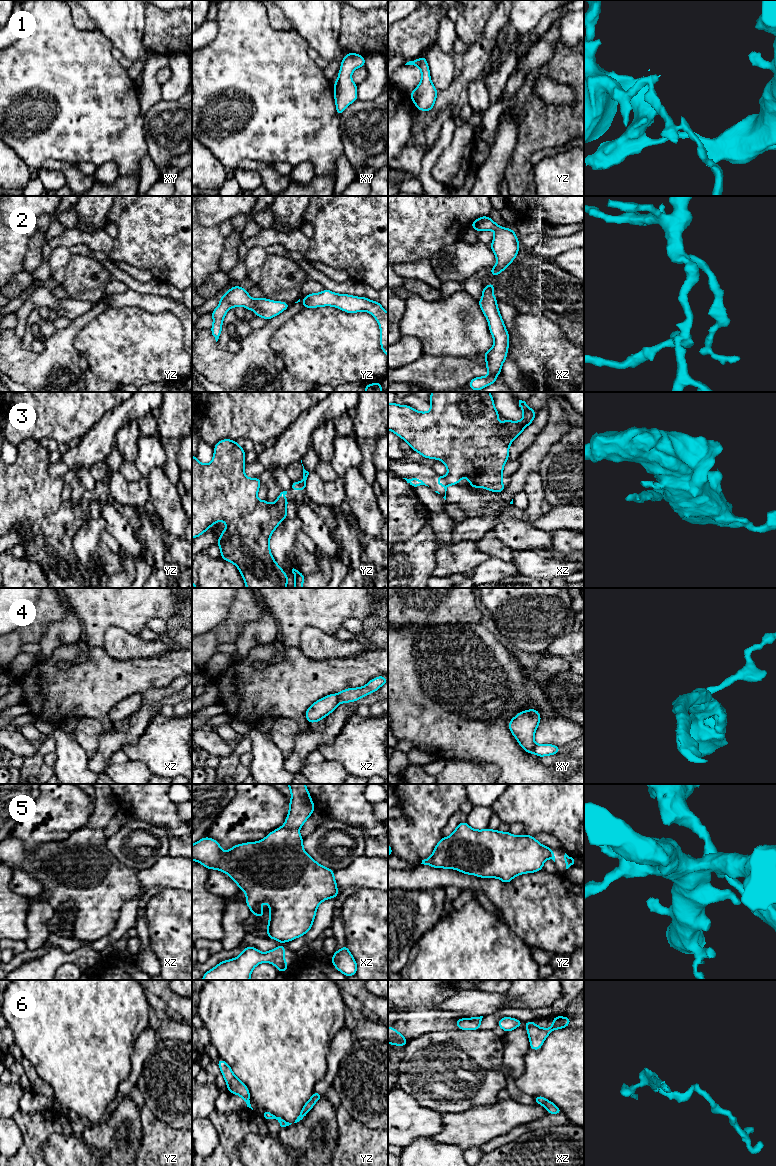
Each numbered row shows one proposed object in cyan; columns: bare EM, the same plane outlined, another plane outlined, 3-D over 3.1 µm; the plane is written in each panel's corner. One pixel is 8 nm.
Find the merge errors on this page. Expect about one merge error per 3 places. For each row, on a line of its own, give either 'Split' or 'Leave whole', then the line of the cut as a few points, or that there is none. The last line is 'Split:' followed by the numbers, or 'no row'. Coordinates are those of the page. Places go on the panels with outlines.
1: Leave whole. No split
2: Leave whole. No split
3: Split. Split along yz (278, 497), (285, 506)
4: Split. Split along xz (336, 694), (339, 702)
5: Leave whole. No split
6: Leave whole. No split
Split: 3, 4

